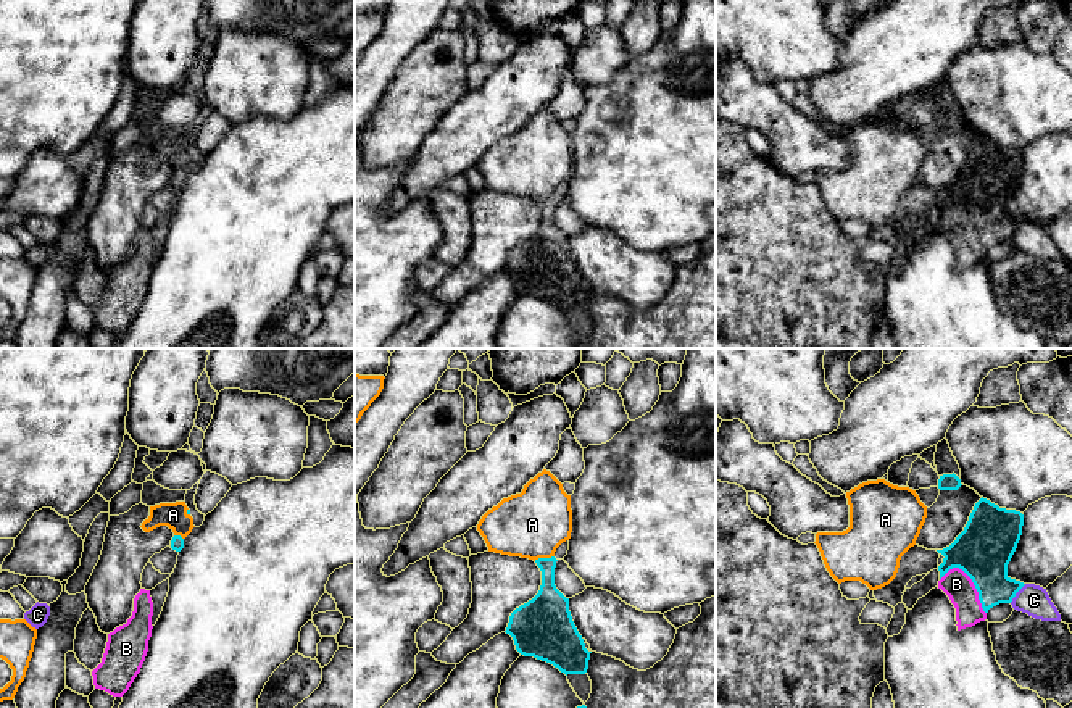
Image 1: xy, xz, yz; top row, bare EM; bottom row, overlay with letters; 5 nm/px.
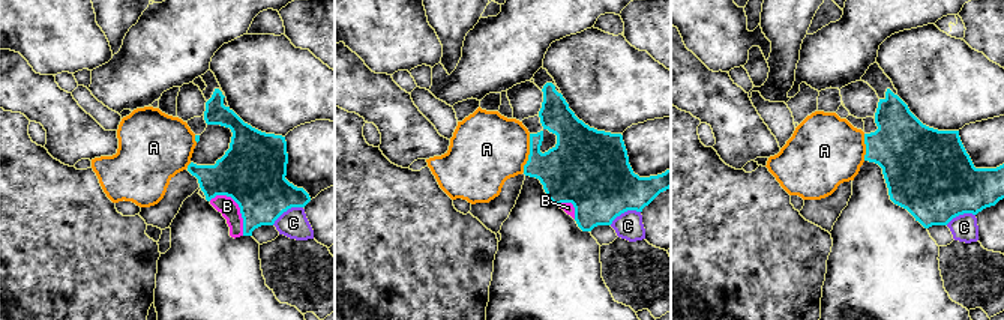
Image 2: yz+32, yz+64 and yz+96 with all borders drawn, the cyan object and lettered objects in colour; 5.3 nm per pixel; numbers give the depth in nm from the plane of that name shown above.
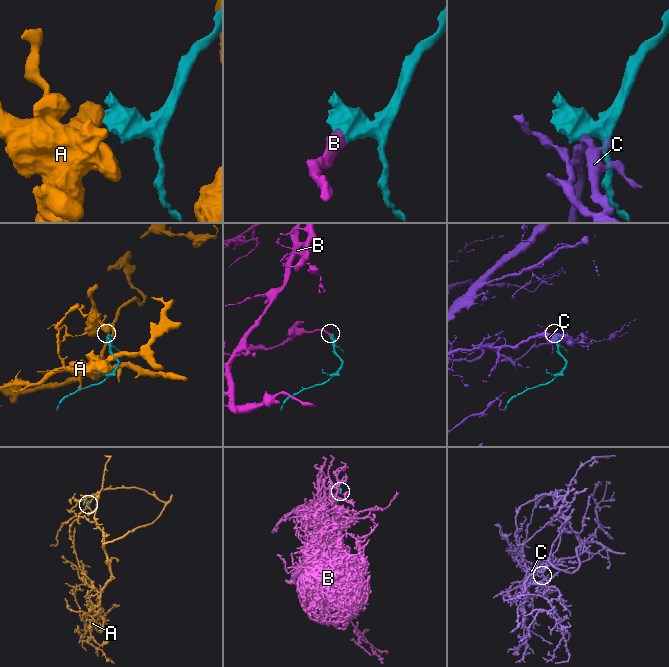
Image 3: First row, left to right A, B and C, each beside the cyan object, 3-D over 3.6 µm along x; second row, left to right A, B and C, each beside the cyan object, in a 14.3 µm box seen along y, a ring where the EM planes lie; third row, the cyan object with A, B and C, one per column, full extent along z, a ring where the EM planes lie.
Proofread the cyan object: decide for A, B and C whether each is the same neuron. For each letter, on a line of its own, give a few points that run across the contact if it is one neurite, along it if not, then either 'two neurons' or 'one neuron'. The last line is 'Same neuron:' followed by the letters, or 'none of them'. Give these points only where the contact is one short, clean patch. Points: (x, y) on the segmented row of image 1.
A: line xz (553, 555), (534, 560); two neurons
B: line yz (984, 549), (974, 568), (974, 584), (956, 584); one neuron
C: line yz (1026, 584), (1009, 602); two neurons
Same neuron: B

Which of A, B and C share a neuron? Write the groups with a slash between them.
A / B / C

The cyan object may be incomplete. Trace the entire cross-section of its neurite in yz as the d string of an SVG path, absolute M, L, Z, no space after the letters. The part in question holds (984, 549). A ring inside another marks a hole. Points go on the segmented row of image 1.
M980 498L956 540L943 548L941 589L956 608L958 631L987 619L990 608L1011 603L1025 585L1008 576L1022 535L1024 514Z

